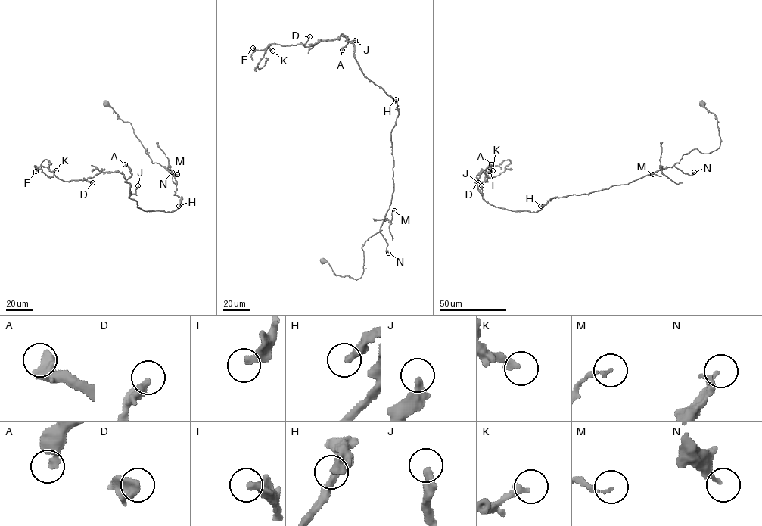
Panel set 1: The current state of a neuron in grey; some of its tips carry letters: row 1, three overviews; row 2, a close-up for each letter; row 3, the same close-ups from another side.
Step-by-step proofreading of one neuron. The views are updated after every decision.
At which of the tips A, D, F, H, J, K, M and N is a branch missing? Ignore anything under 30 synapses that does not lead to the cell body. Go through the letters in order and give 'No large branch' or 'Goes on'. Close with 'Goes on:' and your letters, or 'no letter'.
A: No large branch
D: No large branch
F: No large branch
H: No large branch
J: No large branch
K: No large branch
M: No large branch
N: No large branch
Goes on: no letter

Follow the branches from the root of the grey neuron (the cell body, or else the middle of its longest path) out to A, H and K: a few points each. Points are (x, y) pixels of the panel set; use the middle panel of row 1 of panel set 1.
A: (323, 261), (361, 277), (362, 246), (393, 189), (397, 104), (363, 73), (346, 35), (342, 50)
H: (323, 261), (336, 275), (362, 275), (362, 246), (379, 231), (393, 191), (396, 99)
K: (323, 261), (362, 275), (362, 246), (393, 191), (397, 104), (363, 73), (346, 35), (272, 51)

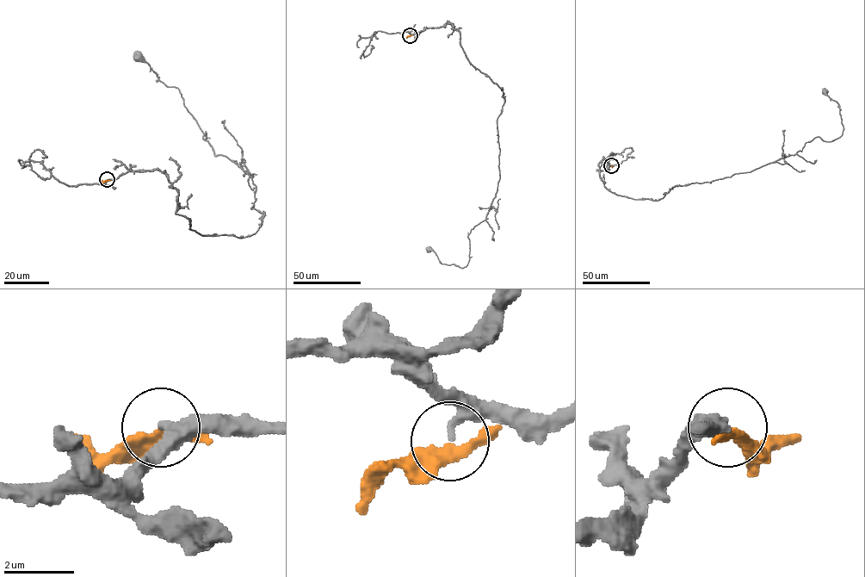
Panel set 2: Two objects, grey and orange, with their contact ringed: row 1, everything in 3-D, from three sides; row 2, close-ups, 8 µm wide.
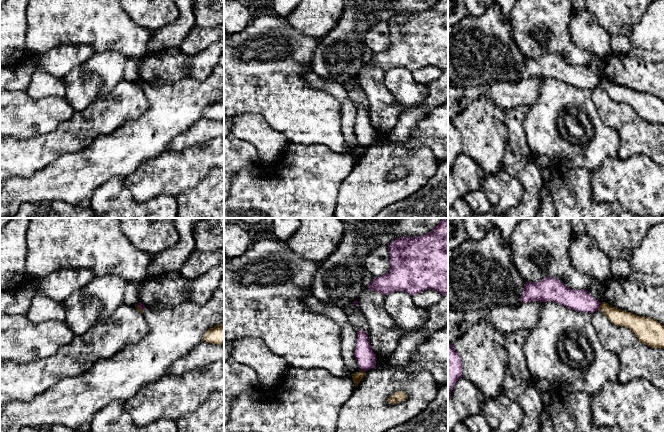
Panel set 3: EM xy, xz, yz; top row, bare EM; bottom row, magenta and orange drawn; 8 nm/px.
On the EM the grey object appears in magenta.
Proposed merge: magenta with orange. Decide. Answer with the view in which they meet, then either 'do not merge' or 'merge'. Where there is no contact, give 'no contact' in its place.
yz | do not merge

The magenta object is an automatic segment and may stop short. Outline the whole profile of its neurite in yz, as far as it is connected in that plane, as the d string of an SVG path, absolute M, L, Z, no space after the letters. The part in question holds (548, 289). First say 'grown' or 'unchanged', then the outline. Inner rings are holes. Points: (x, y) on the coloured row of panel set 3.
unchanged | M545 277L540 282L526 282L521 296L522 303L553 301L567 308L594 313L601 303L592 297L586 289L572 290L559 279Z

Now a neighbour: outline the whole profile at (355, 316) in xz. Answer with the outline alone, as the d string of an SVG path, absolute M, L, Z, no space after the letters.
M352 302L344 307L345 314L348 321L355 328L356 333L363 330L367 334L369 333L368 323L362 313L362 311L356 307Z

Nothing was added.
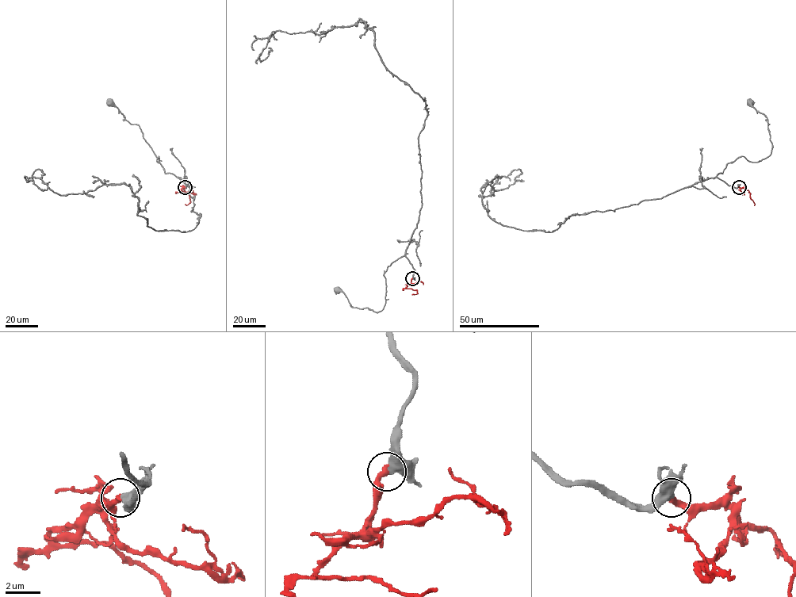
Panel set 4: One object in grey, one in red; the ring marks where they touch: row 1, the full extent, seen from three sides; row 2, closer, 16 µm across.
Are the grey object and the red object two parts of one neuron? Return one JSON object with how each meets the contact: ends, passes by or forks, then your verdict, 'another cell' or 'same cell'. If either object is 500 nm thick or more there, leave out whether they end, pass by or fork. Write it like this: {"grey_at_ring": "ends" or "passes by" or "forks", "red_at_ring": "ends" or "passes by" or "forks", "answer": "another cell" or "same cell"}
{"grey_at_ring": "passes by", "red_at_ring": "ends", "answer": "same cell"}

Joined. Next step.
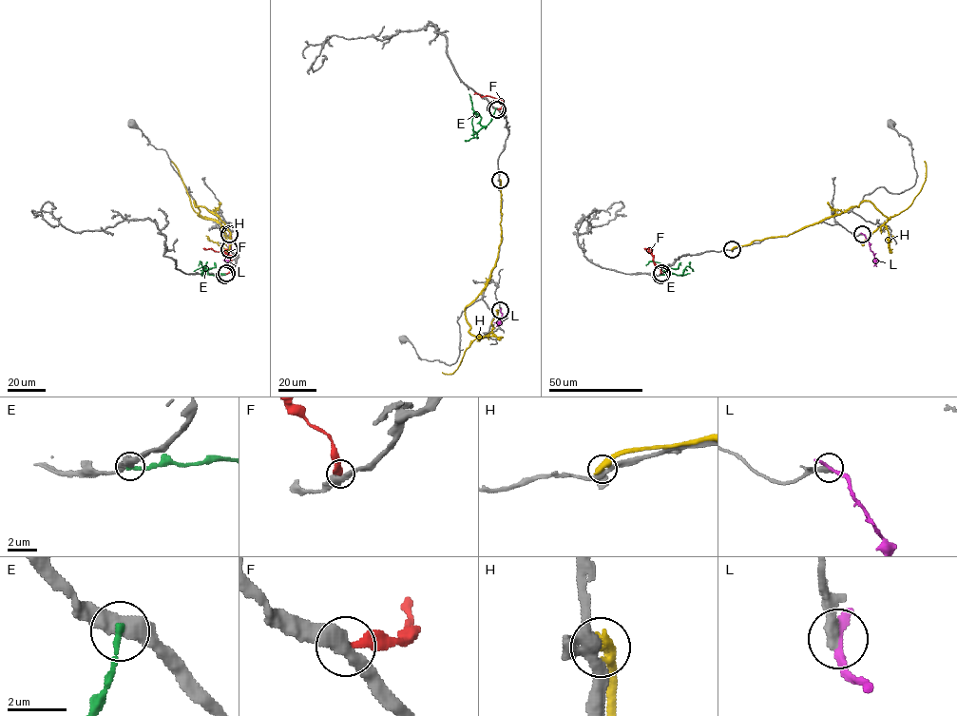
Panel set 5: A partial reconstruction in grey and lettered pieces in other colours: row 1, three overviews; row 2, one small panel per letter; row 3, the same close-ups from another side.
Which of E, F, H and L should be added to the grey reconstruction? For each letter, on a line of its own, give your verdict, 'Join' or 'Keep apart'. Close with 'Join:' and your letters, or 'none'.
E: Keep apart
F: Keep apart
H: Keep apart
L: Keep apart
Join: none

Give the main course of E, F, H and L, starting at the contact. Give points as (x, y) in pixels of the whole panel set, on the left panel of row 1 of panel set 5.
E: (224, 275), (209, 275), (206, 271), (200, 274), (216, 266), (214, 262)
F: (227, 273), (231, 269), (231, 257), (221, 251), (203, 248)
H: (229, 248), (228, 228), (194, 201), (199, 215), (207, 219), (194, 210), (171, 161)
L: (230, 234), (231, 249), (228, 255), (231, 266)

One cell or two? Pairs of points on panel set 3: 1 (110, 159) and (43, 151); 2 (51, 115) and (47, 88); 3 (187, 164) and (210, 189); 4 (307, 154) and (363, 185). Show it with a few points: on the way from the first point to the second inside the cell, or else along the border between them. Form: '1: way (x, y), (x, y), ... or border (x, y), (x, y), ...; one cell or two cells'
1: border (89, 145), (79, 151), (60, 155), (47, 166); two cells
2: border (25, 91), (34, 99), (46, 97), (63, 98); two cells
3: border (213, 168), (194, 186), (181, 191); two cells
4: border (355, 163), (351, 172), (340, 186), (338, 198); two cells

